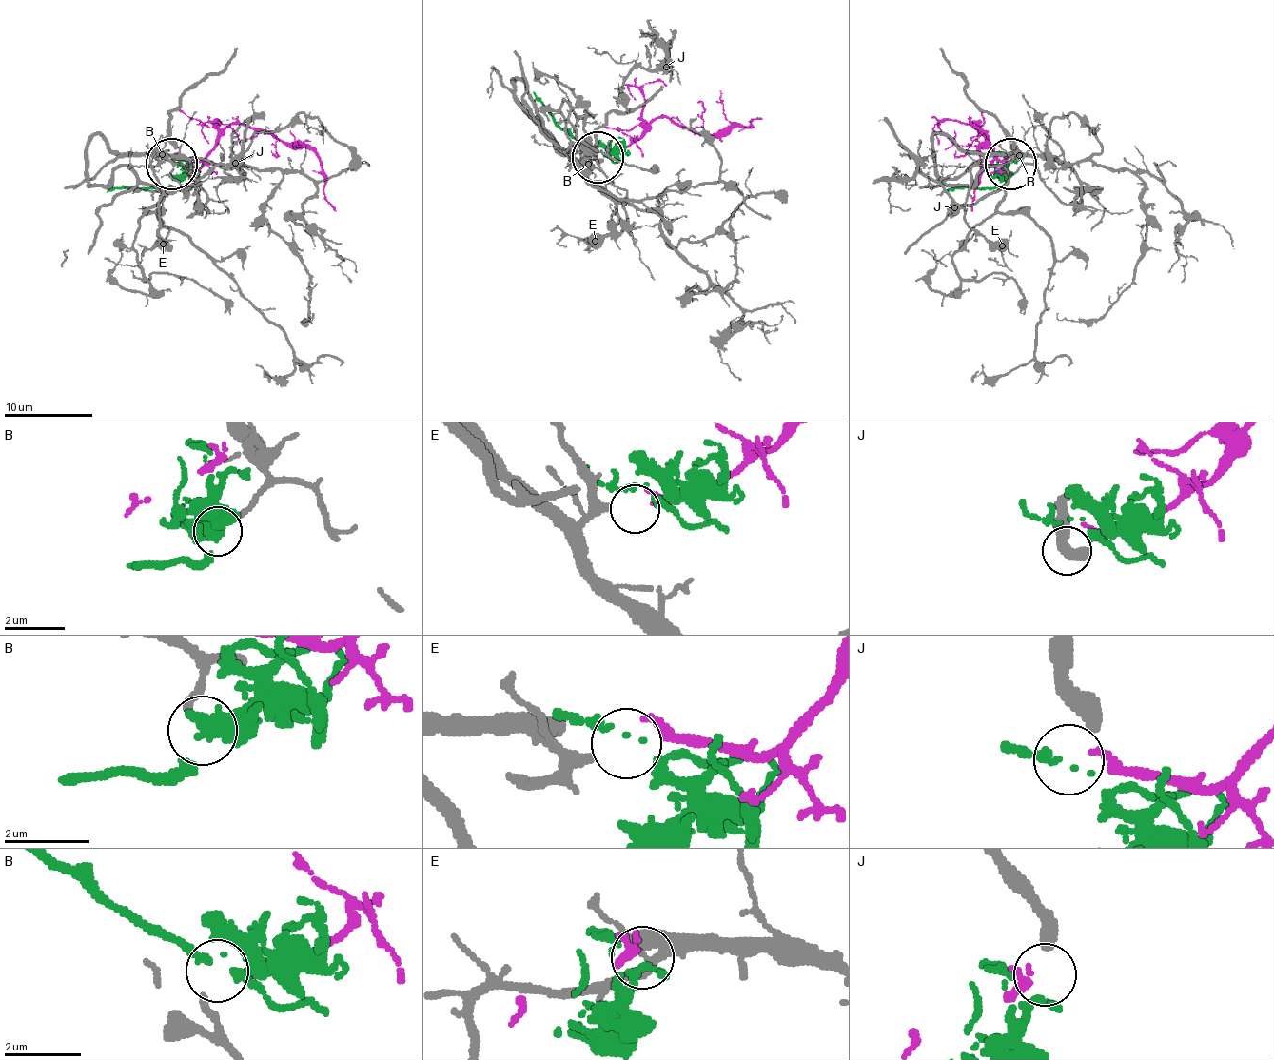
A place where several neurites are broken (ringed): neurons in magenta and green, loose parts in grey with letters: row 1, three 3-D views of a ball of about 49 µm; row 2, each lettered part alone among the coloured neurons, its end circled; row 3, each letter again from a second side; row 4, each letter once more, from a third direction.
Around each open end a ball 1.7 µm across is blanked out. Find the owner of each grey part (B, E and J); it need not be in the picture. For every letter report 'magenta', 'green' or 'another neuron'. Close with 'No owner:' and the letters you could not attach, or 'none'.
B: another neuron
E: magenta
J: another neuron
No owner: B, J

